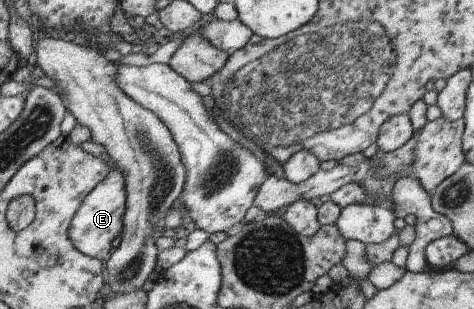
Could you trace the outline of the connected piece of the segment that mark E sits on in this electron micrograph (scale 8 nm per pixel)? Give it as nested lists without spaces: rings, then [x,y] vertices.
[[[112,168],[109,176],[97,186],[84,200],[70,225],[70,238],[74,246],[85,255],[95,259],[109,260],[114,248],[112,242],[121,236],[125,227],[125,212],[127,209],[127,186],[123,172]]]

